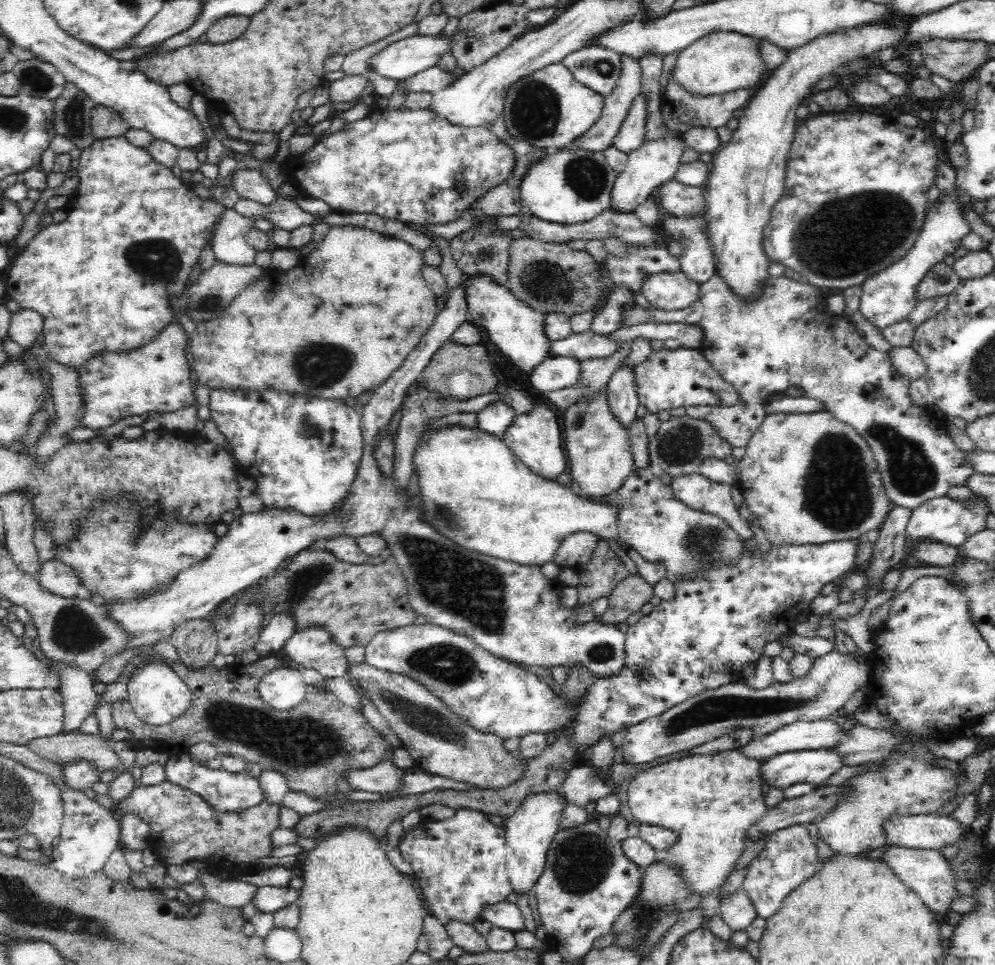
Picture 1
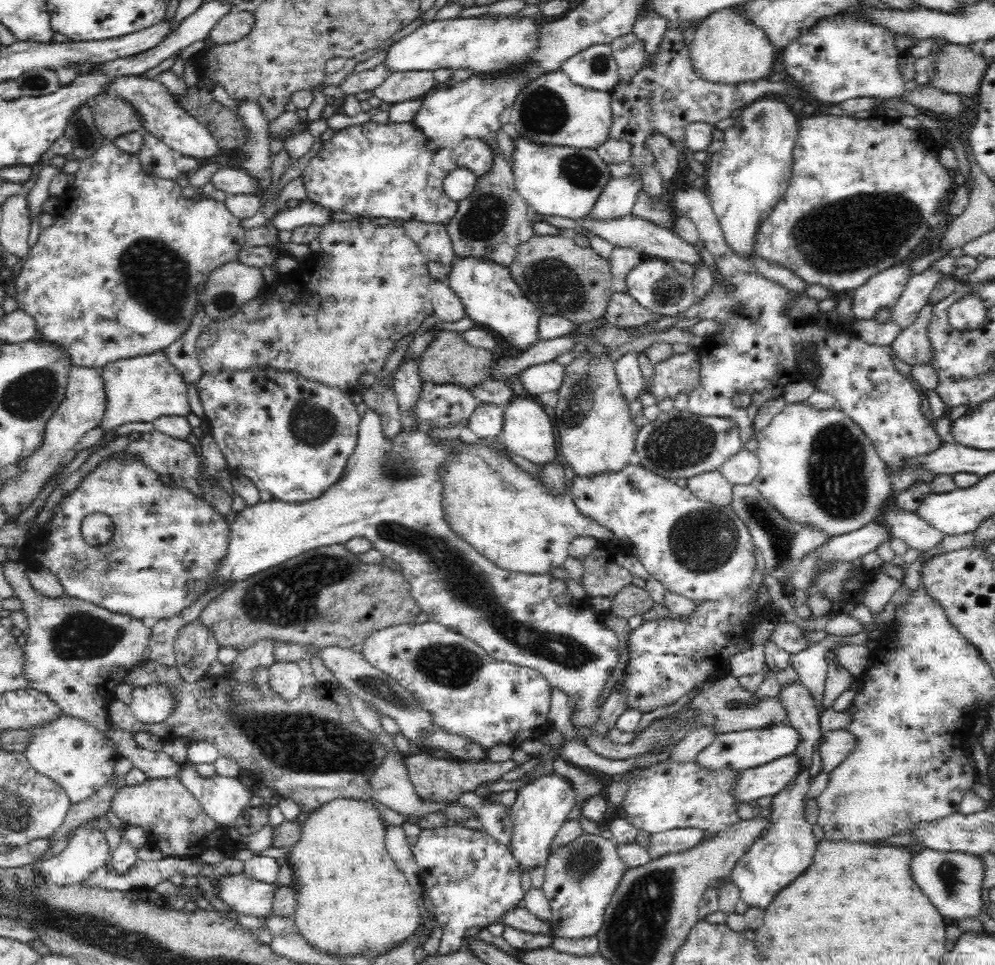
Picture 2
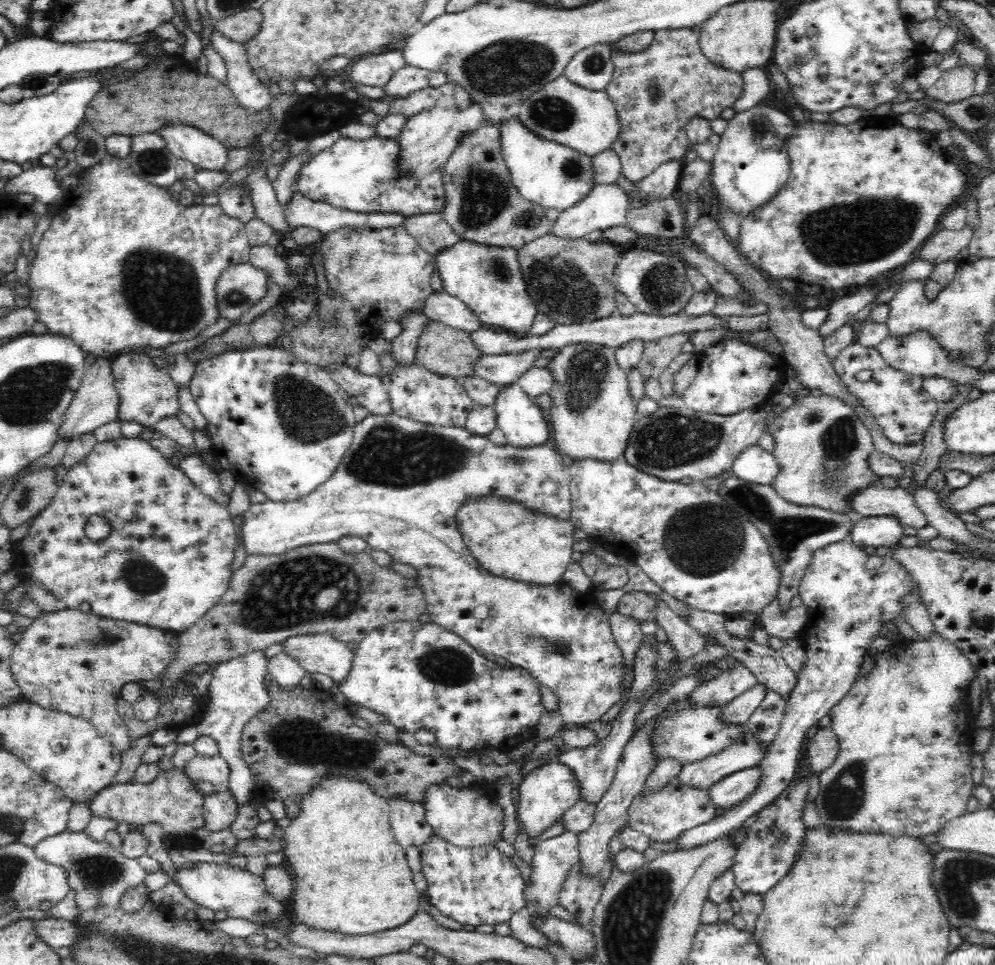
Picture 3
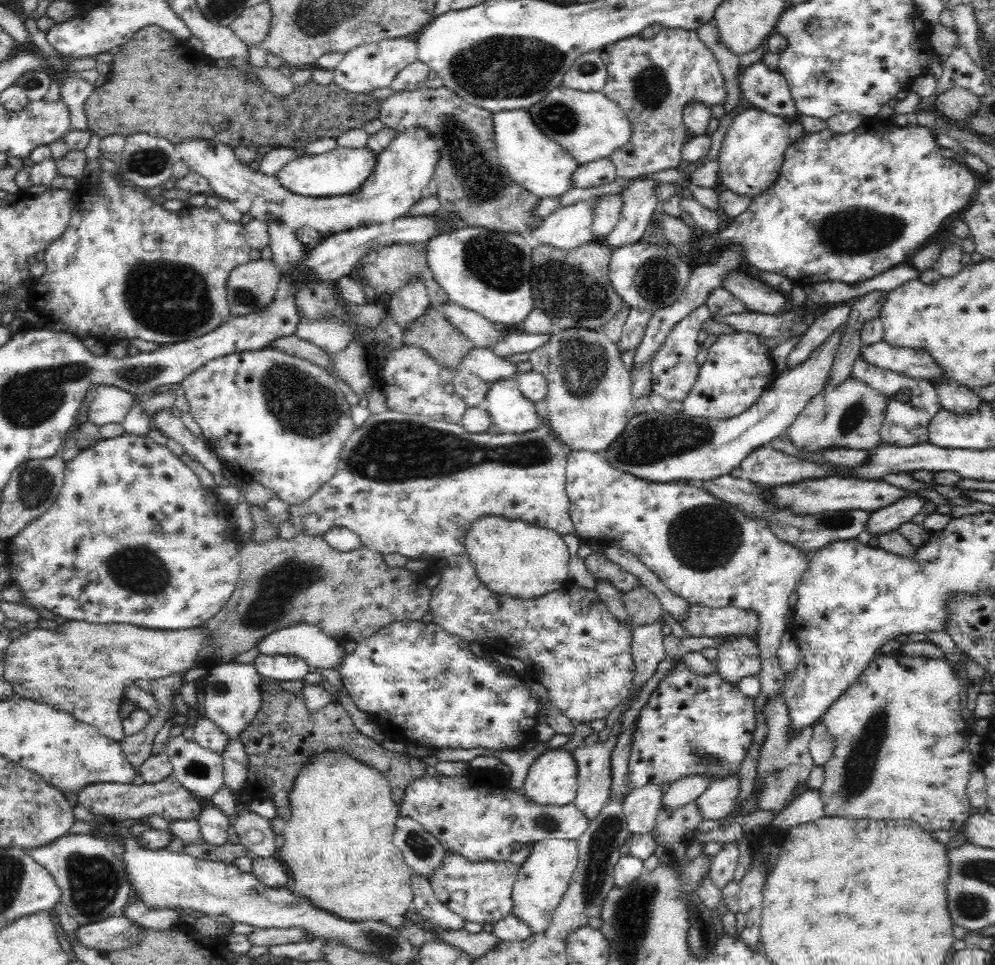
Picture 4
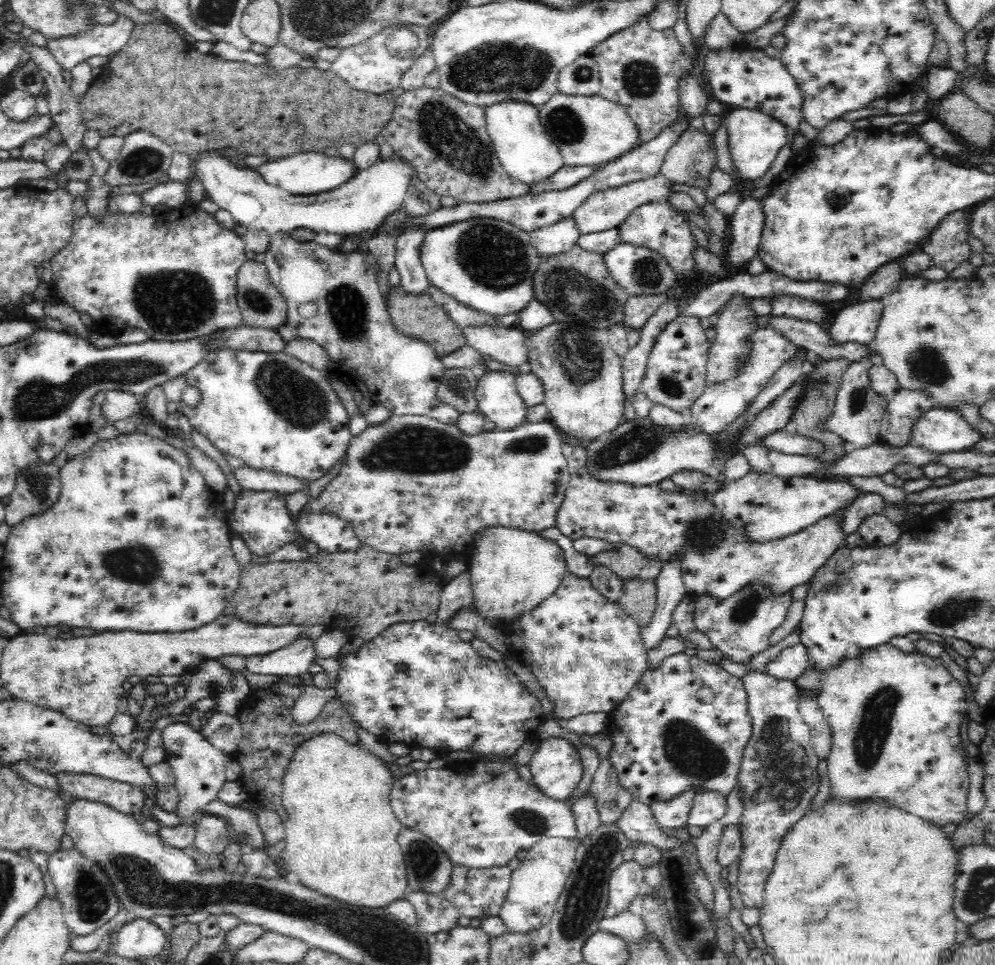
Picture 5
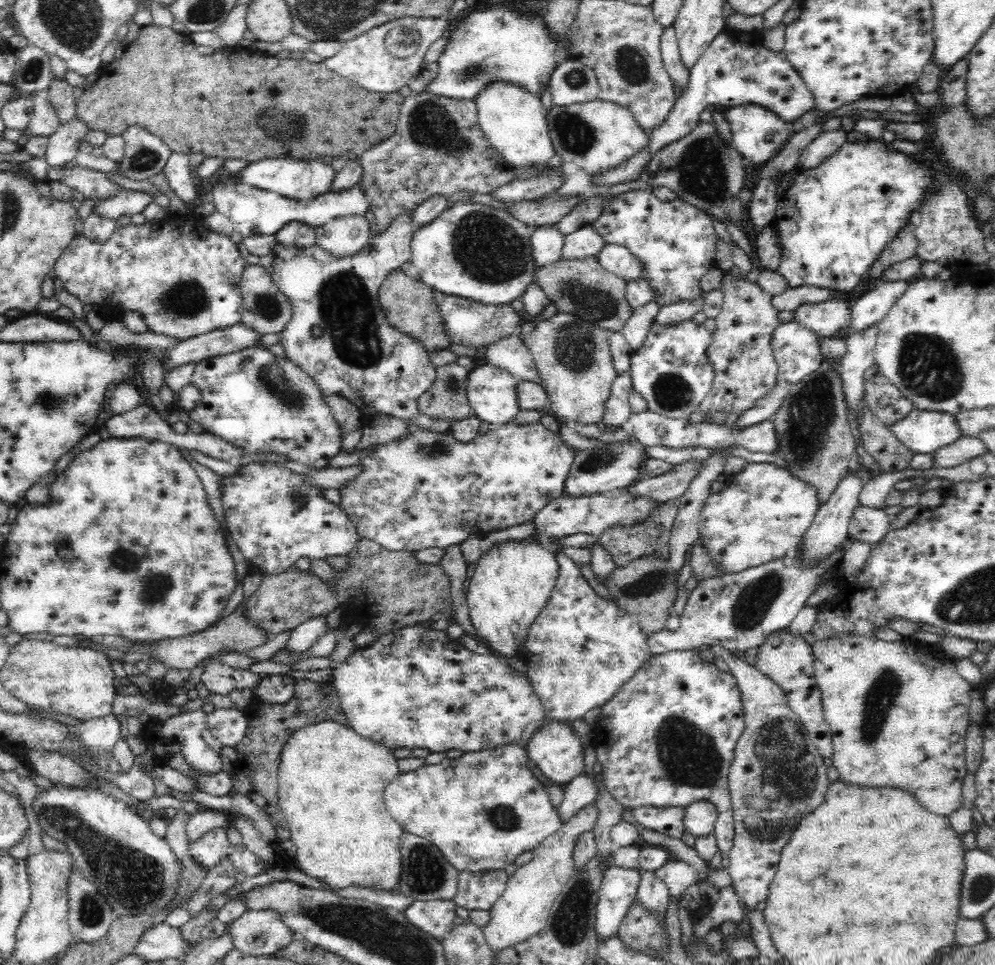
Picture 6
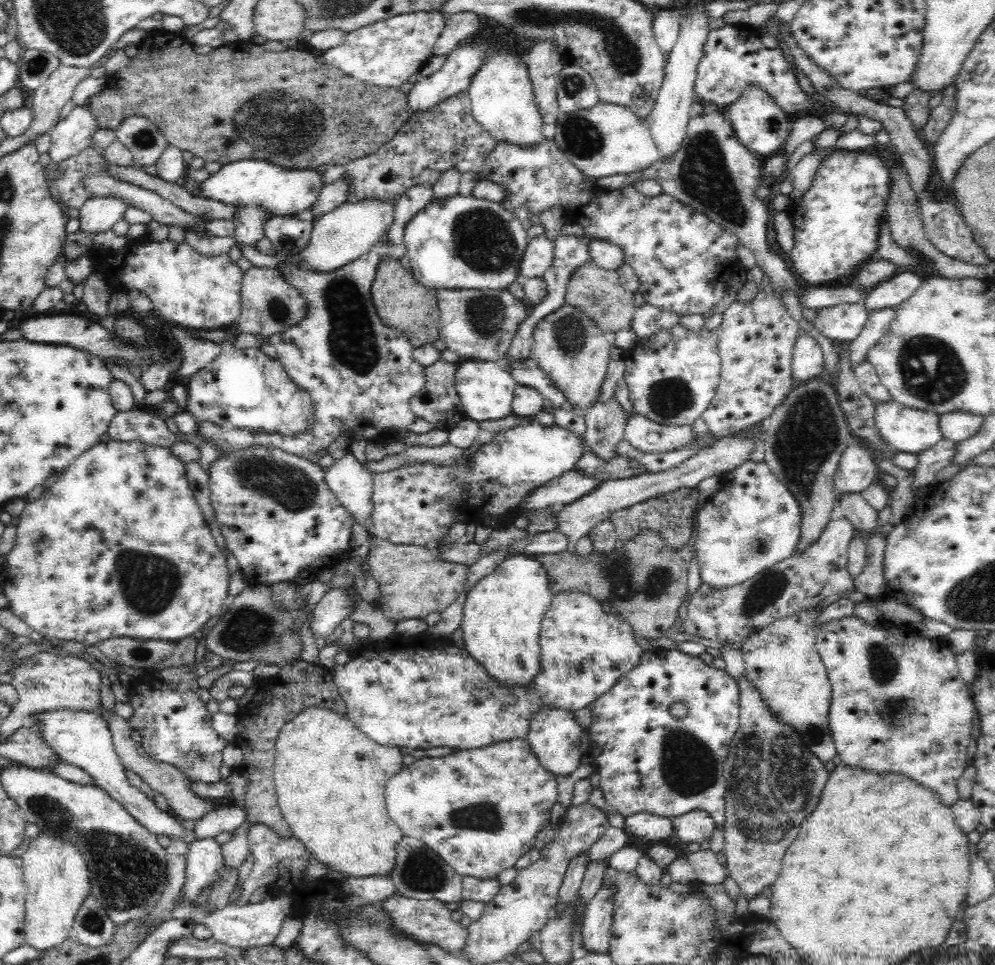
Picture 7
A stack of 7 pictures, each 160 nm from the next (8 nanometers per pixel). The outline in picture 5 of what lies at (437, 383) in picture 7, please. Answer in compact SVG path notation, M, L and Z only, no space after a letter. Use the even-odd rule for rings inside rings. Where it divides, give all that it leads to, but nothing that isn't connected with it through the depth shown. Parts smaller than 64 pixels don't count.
M463 367L446 369L440 384L437 384L437 400L452 406L458 414L475 412L475 391L478 382L477 371Z

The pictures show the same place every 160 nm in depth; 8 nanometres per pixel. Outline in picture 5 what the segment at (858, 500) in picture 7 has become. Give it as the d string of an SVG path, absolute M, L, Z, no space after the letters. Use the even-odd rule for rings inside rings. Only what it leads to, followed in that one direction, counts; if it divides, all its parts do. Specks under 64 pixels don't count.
M883 513L864 516L860 520L856 532L860 534L862 540L870 547L894 544L900 536L901 530L895 522L892 522Z

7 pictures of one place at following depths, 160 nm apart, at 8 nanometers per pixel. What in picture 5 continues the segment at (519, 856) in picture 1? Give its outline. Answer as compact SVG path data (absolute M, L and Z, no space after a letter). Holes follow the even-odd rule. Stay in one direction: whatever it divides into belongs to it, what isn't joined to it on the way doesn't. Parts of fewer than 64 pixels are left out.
M563 737L538 740L528 766L539 791L554 800L566 800L583 773L578 749Z

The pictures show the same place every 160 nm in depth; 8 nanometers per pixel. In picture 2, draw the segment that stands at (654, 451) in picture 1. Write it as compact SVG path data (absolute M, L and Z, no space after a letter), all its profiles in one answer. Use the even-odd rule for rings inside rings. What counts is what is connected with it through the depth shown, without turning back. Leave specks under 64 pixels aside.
M688 408L682 411L672 410L661 412L656 420L648 421L637 430L634 454L638 456L639 464L650 472L675 481L677 478L692 478L702 473L719 470L722 464L730 460L744 444L740 437L740 425L736 420L720 416L700 416L691 413Z

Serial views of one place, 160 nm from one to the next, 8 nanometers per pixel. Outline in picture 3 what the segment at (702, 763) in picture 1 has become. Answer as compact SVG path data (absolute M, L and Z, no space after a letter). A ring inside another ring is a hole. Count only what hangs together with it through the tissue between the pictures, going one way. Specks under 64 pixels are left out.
M676 776L659 791L654 791L645 797L637 795L629 806L628 814L630 828L644 833L651 841L668 843L680 840L687 830L712 820L716 817L716 808L710 803L707 790L688 787L680 783Z

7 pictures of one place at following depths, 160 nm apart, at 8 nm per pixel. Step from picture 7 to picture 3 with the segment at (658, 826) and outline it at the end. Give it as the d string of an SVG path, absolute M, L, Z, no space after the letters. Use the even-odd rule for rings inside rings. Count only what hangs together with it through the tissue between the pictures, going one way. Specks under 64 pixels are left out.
M747 732L740 742L727 746L724 751L701 761L684 764L677 774L678 781L688 787L708 791L713 784L733 772L758 767L766 750L766 747L762 749L758 745L752 733Z

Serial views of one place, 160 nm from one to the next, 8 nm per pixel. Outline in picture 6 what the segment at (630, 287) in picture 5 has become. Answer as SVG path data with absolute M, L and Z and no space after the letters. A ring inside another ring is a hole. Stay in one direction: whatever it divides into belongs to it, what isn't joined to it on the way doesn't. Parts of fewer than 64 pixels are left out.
M608 244L597 253L600 266L625 281L642 275L642 263L626 247Z

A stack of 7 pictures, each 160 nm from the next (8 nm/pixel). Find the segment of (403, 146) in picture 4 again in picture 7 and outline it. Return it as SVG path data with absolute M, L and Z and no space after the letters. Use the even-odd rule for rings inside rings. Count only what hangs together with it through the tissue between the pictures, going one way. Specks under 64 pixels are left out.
M248 205L247 207L238 207L235 216L234 232L235 240L241 244L255 246L264 236L264 220L270 216L270 211L264 207Z

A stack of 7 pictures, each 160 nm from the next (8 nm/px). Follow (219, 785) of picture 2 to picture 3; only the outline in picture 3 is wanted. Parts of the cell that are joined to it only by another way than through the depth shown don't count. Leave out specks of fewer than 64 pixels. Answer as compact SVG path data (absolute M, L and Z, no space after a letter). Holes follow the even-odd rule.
M225 785L217 788L217 793L212 796L205 796L203 802L204 826L210 832L220 832L229 829L236 820L236 803L232 793Z

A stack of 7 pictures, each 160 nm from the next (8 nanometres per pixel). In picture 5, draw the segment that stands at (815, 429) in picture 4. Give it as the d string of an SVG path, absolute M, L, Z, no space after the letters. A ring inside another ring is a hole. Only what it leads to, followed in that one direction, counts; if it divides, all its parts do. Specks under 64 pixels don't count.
M868 348L868 356L864 356L863 360L848 365L842 378L834 412L824 419L824 429L836 433L852 448L862 448L877 442L880 438L882 414L885 412L885 399L877 394L875 386L869 380L870 368L877 363L874 351L869 352L869 350L870 348Z

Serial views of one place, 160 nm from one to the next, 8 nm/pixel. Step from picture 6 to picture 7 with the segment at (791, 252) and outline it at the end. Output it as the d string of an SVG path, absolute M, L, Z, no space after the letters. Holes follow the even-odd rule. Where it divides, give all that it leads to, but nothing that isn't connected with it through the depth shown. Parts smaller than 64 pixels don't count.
M833 150L829 155L828 159L824 159L817 171L816 177L812 181L812 186L807 190L800 204L797 207L787 208L786 211L790 216L793 217L793 222L795 226L795 245L791 250L790 262L792 262L792 270L795 275L799 277L799 280L803 282L808 282L808 284L824 284L824 282L838 282L842 280L844 276L848 278L856 268L859 268L864 264L864 260L872 259L872 254L876 252L876 240L878 240L878 224L882 220L882 216L886 216L886 211L884 211L885 199L888 198L888 176L889 169L884 166L884 162L874 154L858 154L853 151L848 151L847 153L842 153L840 150Z

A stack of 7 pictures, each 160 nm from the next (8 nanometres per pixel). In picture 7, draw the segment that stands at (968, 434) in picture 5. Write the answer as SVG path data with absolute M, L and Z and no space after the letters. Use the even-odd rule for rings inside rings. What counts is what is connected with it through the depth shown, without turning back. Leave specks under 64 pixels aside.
M894 400L874 403L874 421L881 440L892 450L918 454L942 439L938 429L938 415L932 411L918 410L897 404Z

